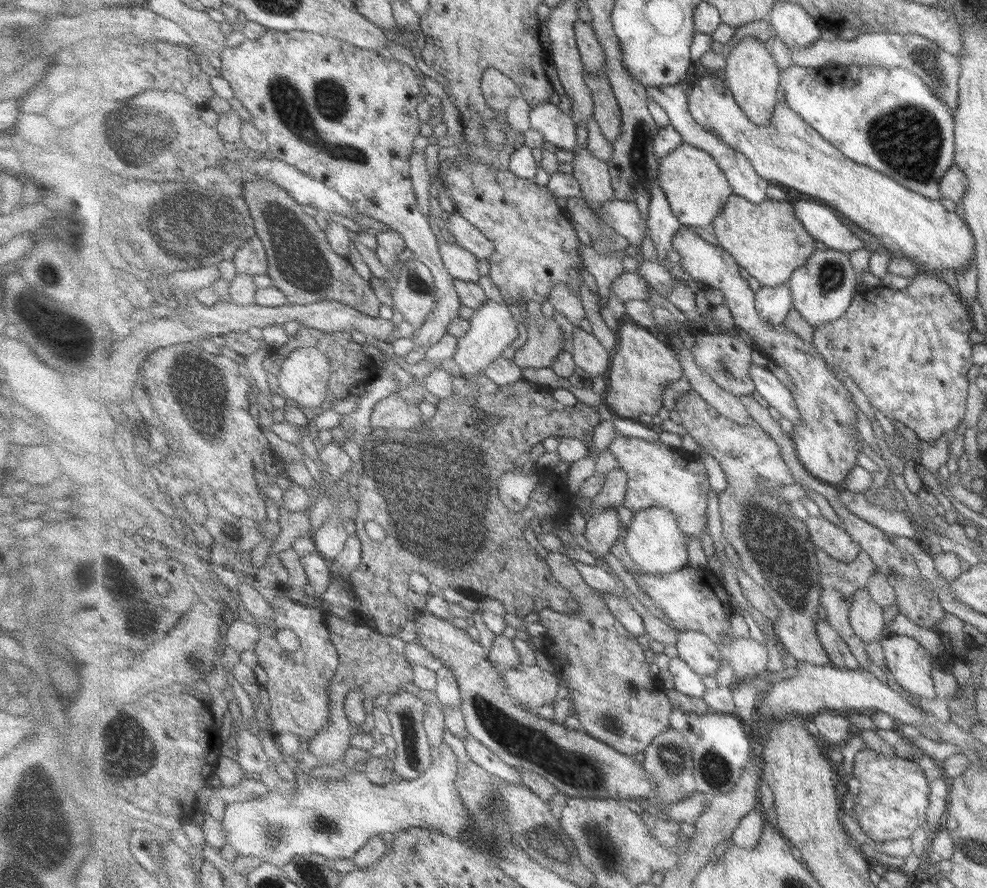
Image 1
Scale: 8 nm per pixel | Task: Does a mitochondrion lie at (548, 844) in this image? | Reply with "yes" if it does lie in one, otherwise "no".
yes

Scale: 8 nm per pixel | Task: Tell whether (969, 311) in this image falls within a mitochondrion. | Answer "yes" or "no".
no

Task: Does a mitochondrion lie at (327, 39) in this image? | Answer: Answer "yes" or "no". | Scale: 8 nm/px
no

